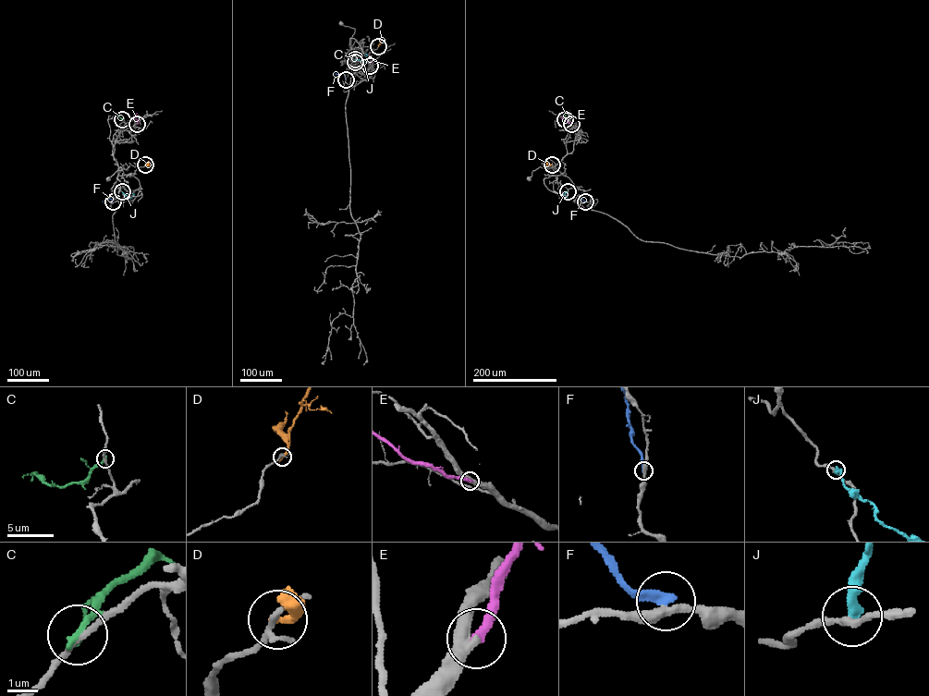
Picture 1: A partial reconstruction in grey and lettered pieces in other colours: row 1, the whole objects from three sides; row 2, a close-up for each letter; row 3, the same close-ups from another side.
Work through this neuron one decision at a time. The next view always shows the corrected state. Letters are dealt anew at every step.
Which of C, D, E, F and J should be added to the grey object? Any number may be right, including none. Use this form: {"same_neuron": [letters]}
{"same_neuron": ["E"]}

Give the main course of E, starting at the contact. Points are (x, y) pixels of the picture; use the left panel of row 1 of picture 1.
E: (137, 124), (137, 113)

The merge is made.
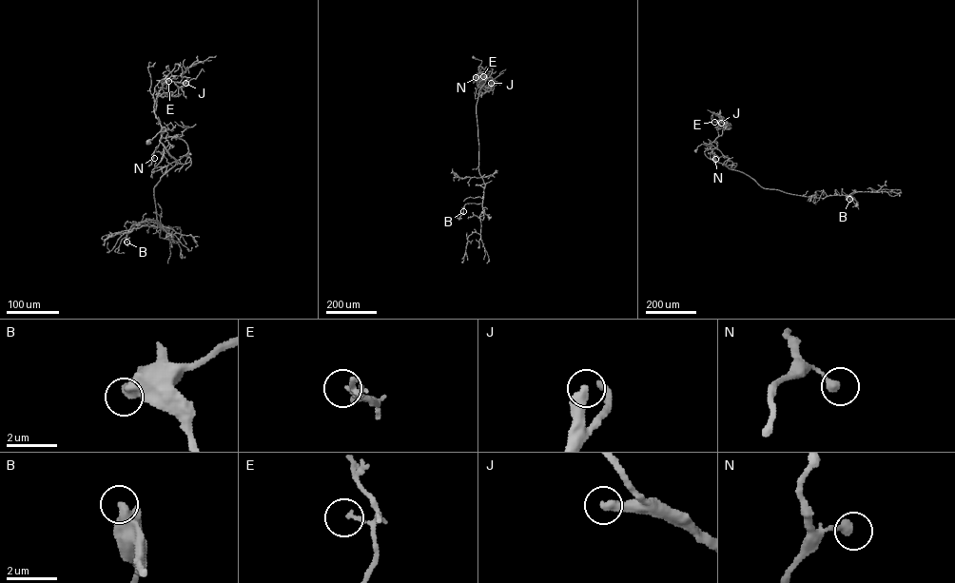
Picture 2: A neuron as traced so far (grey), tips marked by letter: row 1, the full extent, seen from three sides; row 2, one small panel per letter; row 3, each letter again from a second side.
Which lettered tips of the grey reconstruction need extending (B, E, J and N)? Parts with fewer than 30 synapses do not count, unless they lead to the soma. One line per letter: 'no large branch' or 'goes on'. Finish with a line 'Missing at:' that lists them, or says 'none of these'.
B: no large branch
E: no large branch
J: goes on
N: no large branch
Missing at: J

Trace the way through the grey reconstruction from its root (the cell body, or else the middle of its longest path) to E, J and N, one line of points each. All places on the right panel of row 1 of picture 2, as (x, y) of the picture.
E: (695, 151), (702, 144), (710, 146), (718, 136), (720, 121), (714, 122)
J: (695, 151), (702, 144), (710, 146), (722, 134), (726, 122), (725, 125), (721, 123)
N: (695, 151), (703, 144), (711, 149), (715, 159)

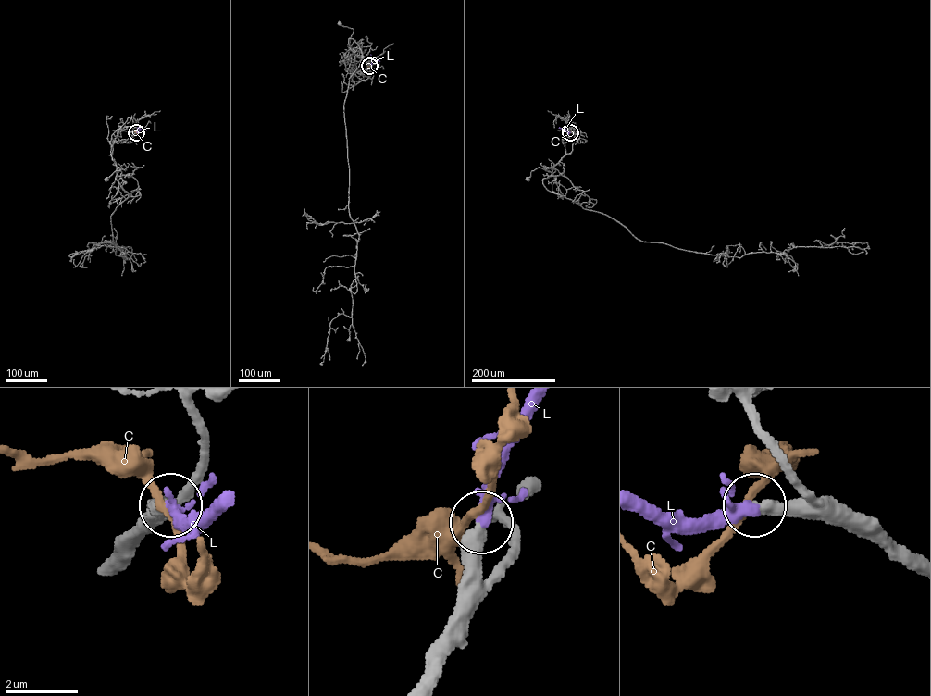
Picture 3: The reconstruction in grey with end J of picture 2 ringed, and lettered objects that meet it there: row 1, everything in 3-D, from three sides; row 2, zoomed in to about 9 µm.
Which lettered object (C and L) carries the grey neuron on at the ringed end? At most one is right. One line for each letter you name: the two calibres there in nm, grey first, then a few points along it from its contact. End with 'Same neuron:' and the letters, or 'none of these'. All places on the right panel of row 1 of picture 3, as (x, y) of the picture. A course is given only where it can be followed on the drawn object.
L: 440 nm thick on the grey side, 240 nm on the other
Same neuron: L

